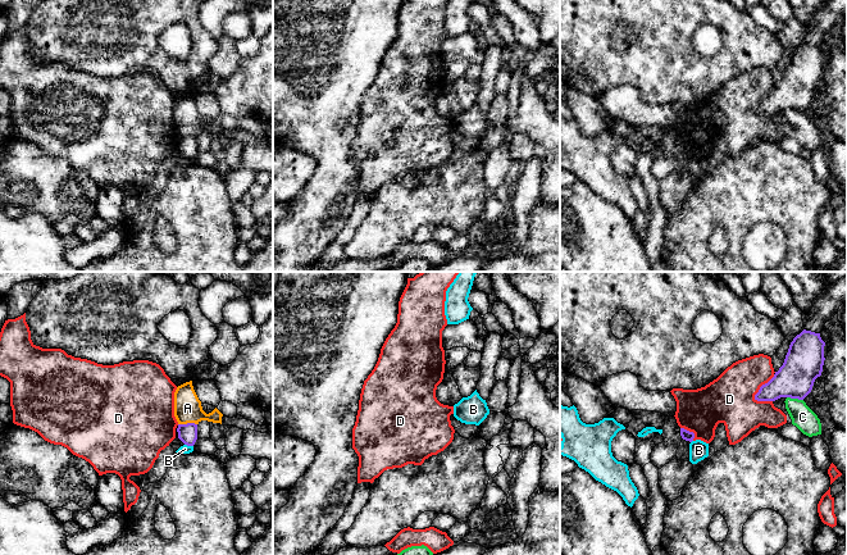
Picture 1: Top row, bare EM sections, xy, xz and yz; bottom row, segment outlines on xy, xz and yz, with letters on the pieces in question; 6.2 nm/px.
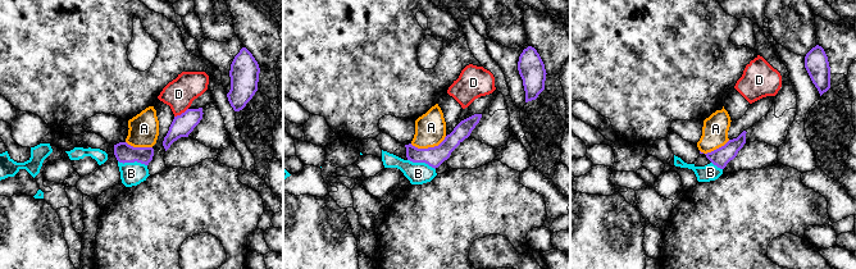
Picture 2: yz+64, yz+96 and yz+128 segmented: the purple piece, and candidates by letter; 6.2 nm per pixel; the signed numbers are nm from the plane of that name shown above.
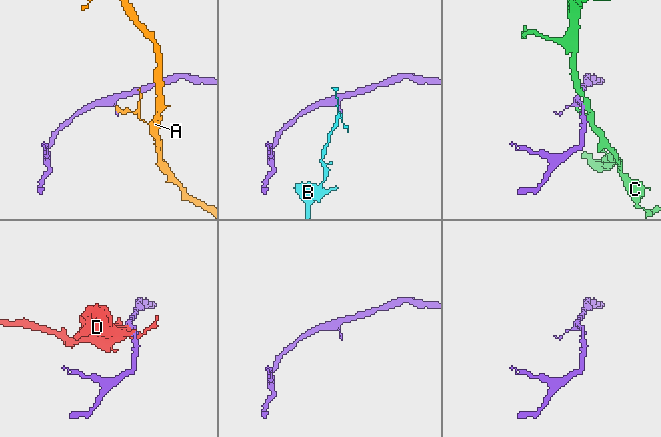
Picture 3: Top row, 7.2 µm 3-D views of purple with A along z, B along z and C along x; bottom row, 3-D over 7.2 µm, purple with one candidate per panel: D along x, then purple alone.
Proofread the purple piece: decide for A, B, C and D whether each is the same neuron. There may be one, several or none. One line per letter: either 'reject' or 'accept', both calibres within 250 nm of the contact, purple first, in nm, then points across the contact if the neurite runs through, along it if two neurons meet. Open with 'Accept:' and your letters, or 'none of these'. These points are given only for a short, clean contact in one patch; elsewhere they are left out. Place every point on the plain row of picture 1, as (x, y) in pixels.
Accept: none of these
A: reject | 120/180 nm | along xy (196, 136), (178, 137)
B: reject | 120/60 nm | along xy (185, 157), (192, 159)
C: reject | 240/150 nm
D: reject | 240/320 nm

